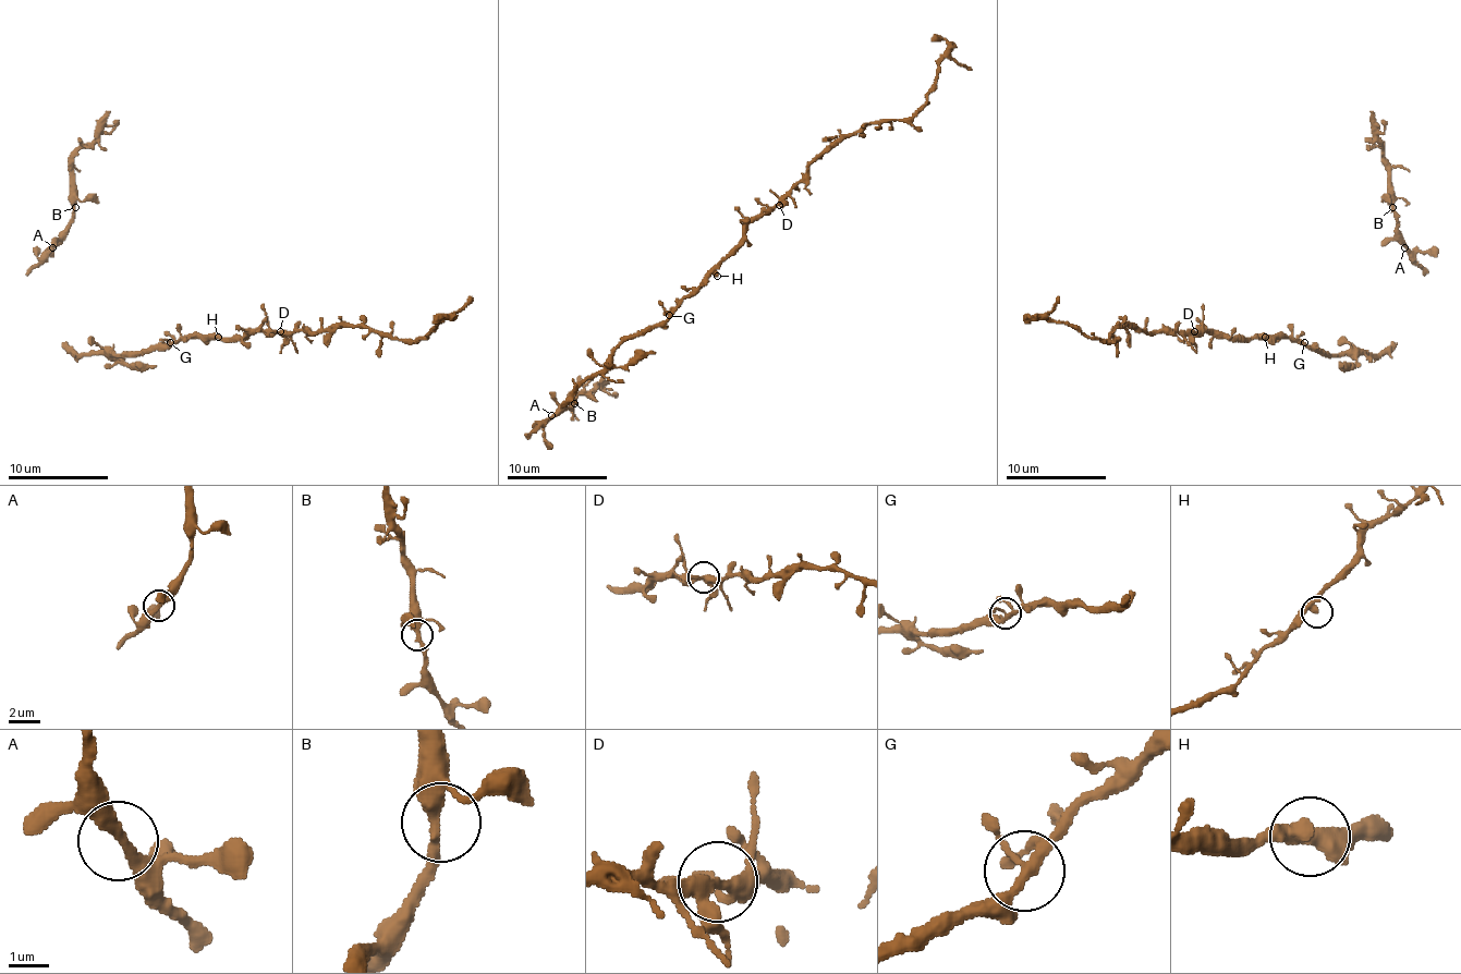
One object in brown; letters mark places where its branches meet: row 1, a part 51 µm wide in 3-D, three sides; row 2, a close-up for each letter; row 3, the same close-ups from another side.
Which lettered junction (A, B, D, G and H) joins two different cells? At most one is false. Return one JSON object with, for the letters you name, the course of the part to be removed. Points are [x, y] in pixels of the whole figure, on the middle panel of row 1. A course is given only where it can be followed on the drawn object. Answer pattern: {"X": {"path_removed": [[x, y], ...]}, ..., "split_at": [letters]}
{"split_at": []}

